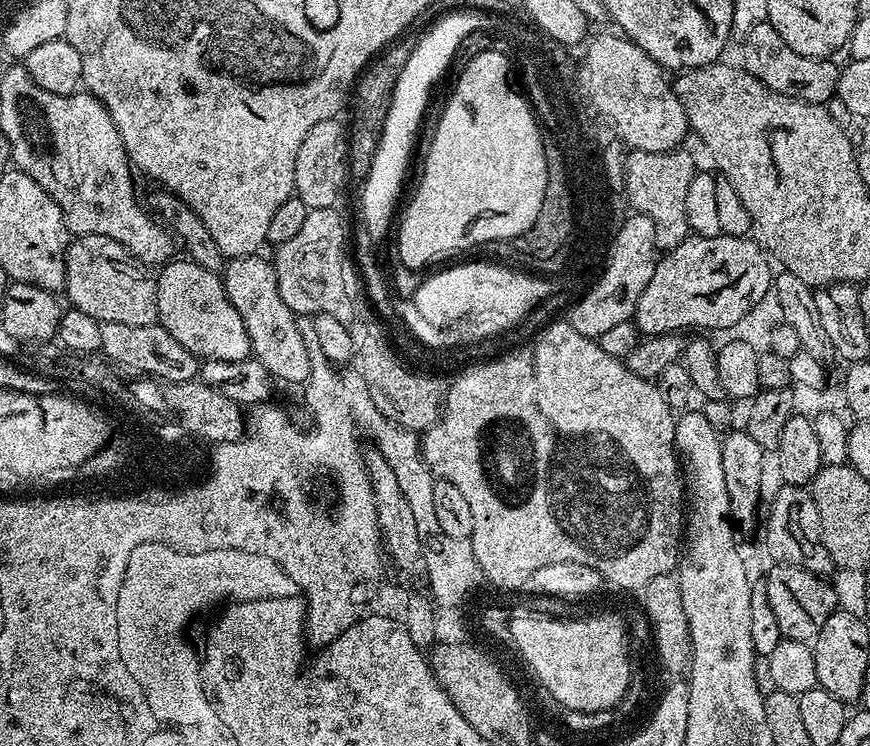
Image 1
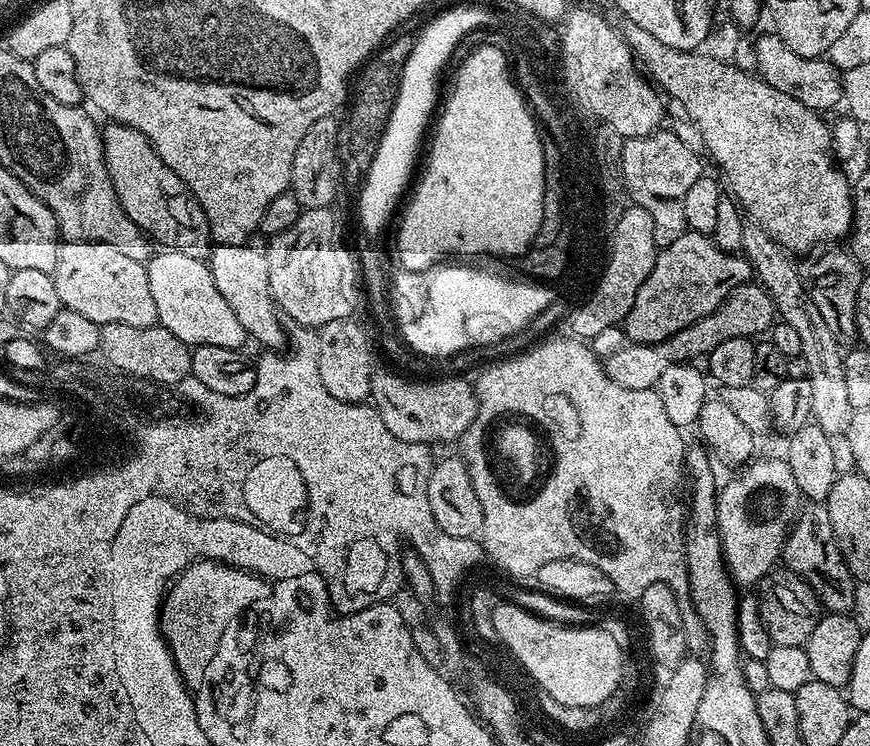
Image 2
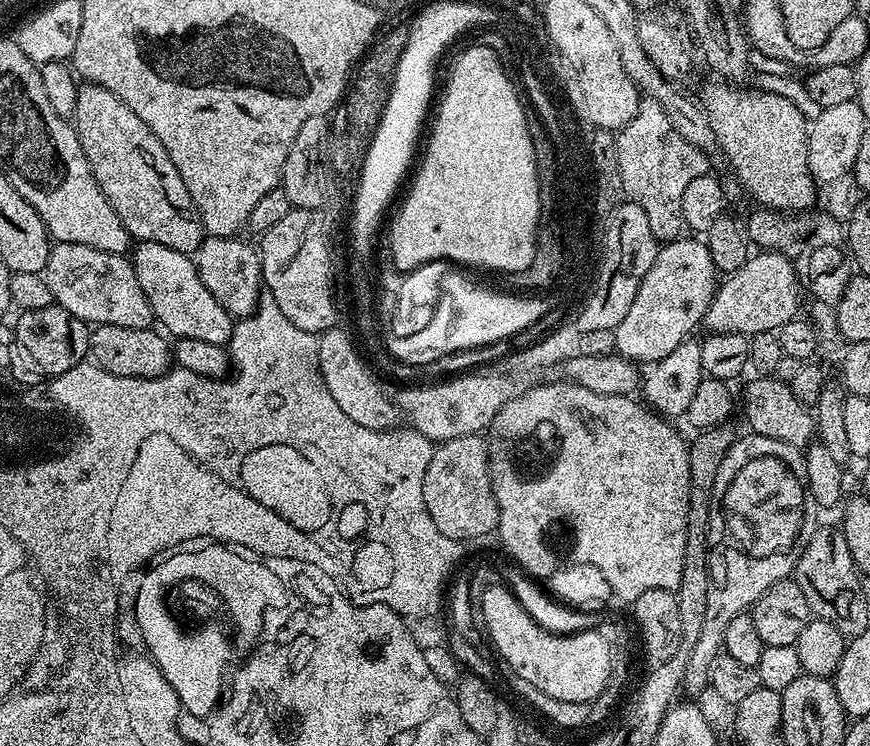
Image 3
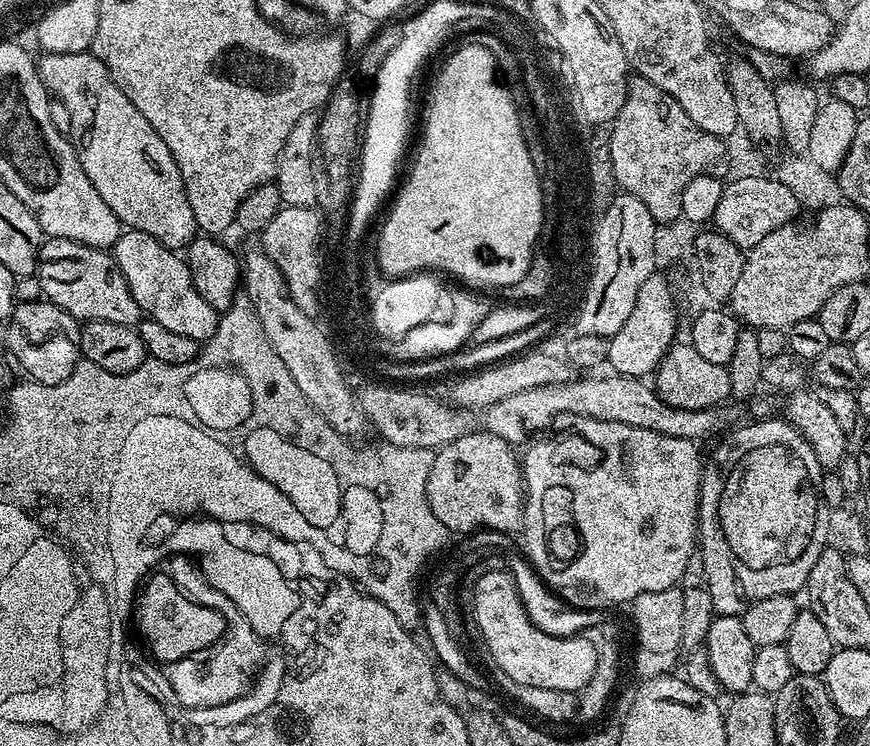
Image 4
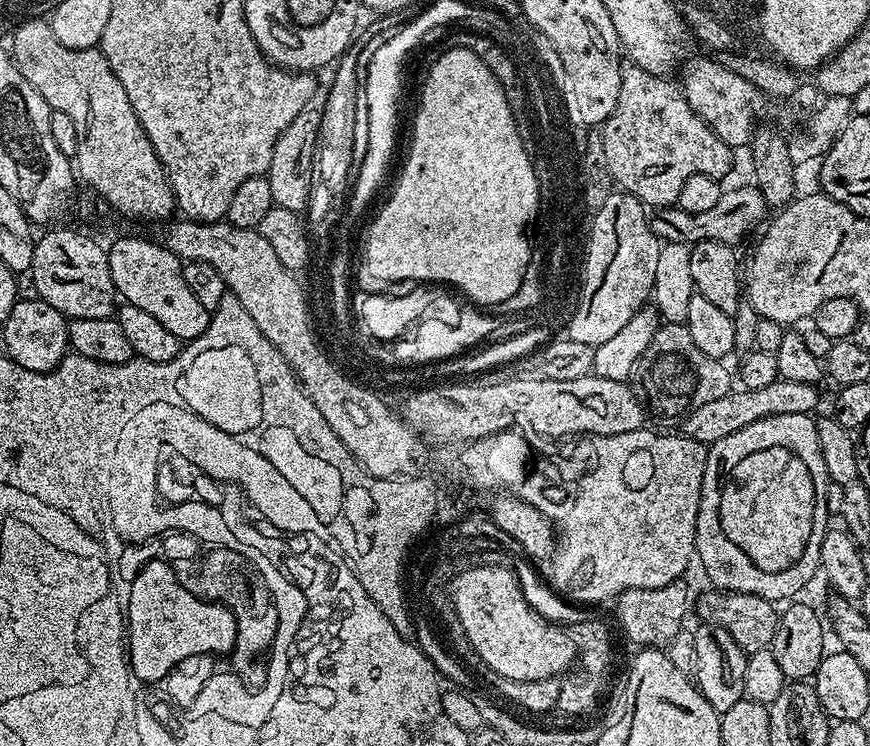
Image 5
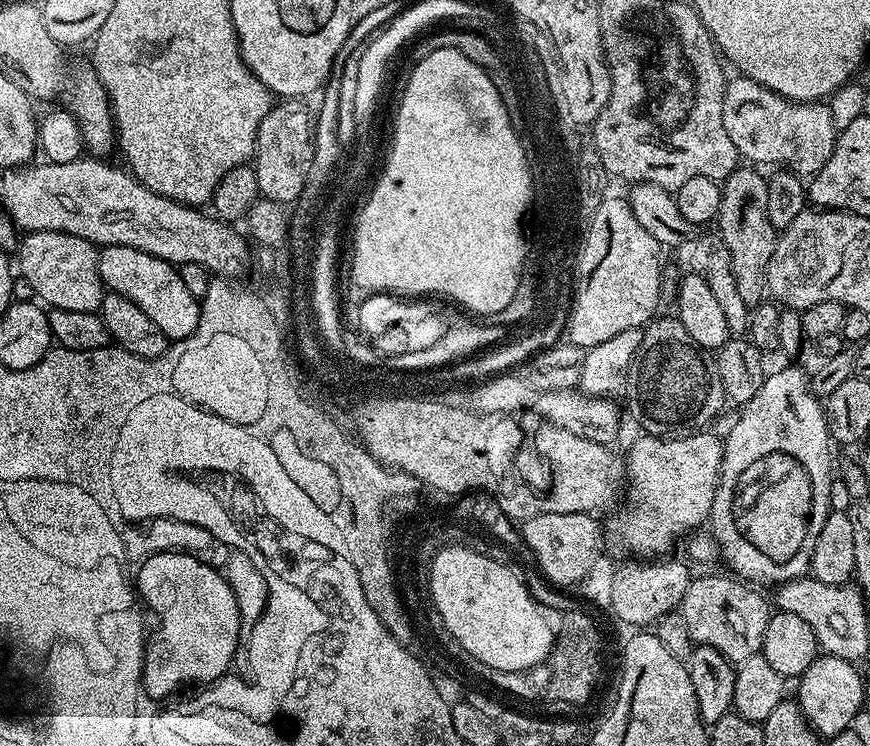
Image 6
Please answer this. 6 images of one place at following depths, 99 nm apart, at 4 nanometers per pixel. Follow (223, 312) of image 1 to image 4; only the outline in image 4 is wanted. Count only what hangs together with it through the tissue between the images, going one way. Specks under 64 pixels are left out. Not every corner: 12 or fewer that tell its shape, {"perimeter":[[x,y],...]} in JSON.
{"perimeter":[[121,231],[115,262],[141,313],[207,342],[220,316],[187,263]]}

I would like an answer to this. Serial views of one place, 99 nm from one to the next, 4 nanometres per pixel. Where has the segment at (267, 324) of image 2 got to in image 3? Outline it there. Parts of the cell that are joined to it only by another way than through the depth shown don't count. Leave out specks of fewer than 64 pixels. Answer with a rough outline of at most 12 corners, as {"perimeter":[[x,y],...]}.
{"perimeter":[[205,235],[194,253],[202,286],[233,318],[257,311],[260,253]]}

